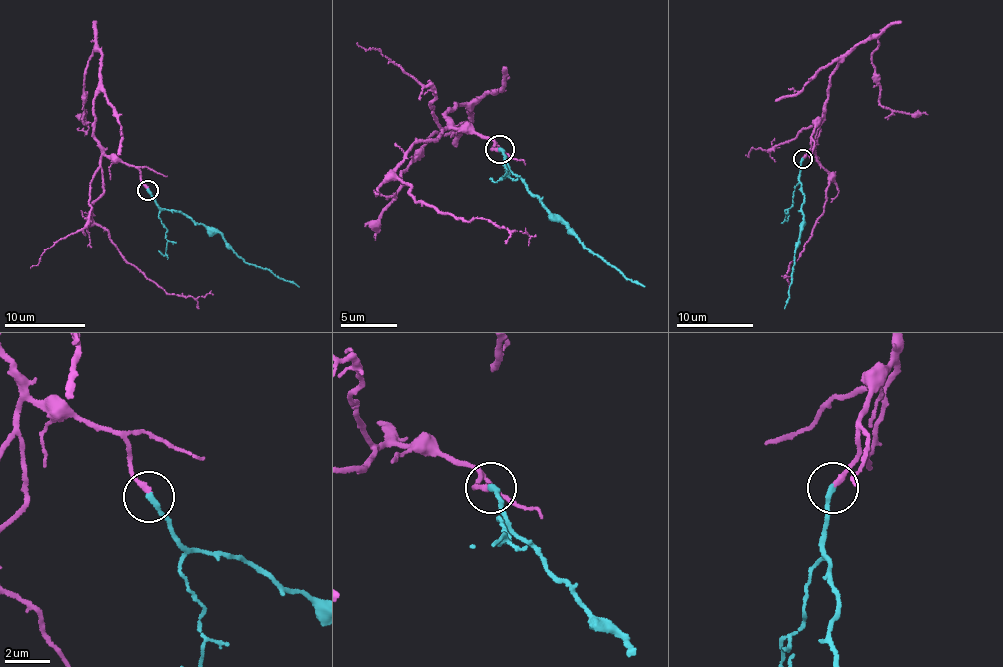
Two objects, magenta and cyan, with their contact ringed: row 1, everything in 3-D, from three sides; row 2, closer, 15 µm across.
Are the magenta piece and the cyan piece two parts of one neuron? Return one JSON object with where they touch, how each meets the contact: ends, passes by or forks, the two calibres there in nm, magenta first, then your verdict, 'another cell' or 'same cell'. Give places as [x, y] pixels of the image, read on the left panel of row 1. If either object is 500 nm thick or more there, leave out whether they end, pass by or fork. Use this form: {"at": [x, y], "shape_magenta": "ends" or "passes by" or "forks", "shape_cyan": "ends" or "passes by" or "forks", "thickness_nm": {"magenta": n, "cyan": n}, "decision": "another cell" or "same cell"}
{"at": [147, 190], "shape_magenta": "ends", "shape_cyan": "ends", "thickness_nm": {"magenta": 240, "cyan": 260}, "decision": "same cell"}

